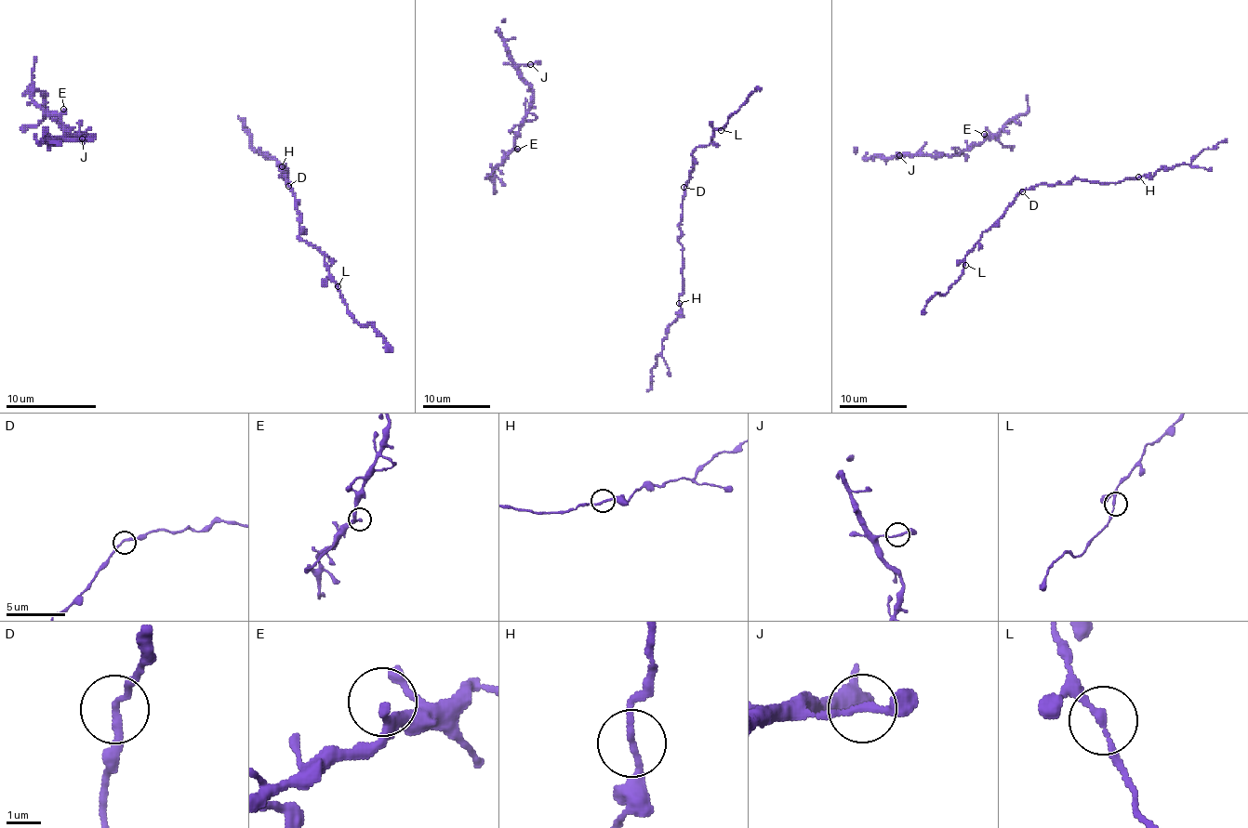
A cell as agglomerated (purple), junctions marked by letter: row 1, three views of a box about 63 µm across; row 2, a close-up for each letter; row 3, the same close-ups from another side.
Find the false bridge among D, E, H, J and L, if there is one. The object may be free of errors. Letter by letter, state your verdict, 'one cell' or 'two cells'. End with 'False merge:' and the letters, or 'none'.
D: one cell
E: one cell
H: two cells
J: one cell
L: one cell
False merge: H

